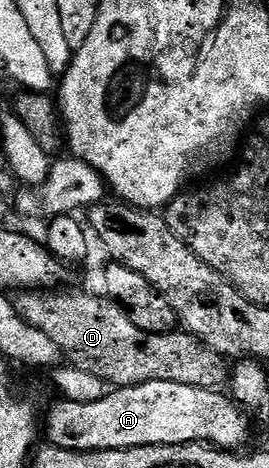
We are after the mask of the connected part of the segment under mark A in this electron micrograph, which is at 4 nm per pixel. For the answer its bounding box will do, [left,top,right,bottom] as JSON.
[41,382,252,452]

